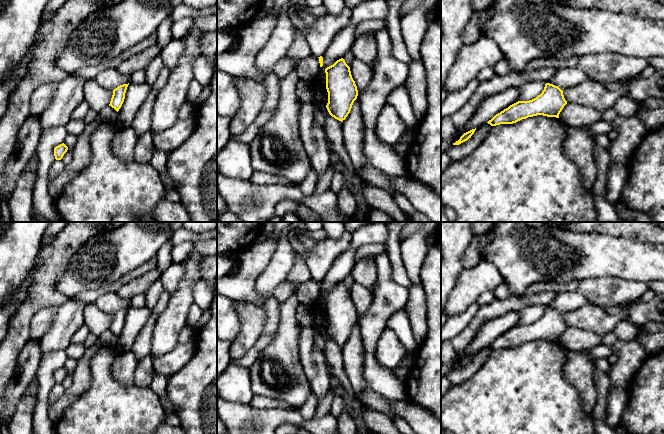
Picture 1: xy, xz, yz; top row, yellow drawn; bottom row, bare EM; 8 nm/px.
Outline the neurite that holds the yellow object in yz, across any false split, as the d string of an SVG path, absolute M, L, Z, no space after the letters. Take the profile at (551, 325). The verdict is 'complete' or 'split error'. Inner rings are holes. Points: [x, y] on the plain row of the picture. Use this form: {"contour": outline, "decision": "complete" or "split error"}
{"contour": "M546 307L544 314L536 322L529 325L518 325L510 329L487 347L491 350L513 348L537 339L559 342L559 338L566 328L563 314L558 310Z", "decision": "complete"}

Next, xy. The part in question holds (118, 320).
{"contour": "M129 307L123 308L113 314L113 319L112 319L109 330L114 332L117 336L119 335L119 333L121 332L121 330L124 326L125 317L126 317L128 309L129 309Z", "decision": "complete"}

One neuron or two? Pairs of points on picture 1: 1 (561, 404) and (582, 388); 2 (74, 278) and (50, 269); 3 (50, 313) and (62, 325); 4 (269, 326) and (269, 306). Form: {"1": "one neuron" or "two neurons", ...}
{"1": "two neurons", "2": "two neurons", "3": "two neurons", "4": "one neuron"}

